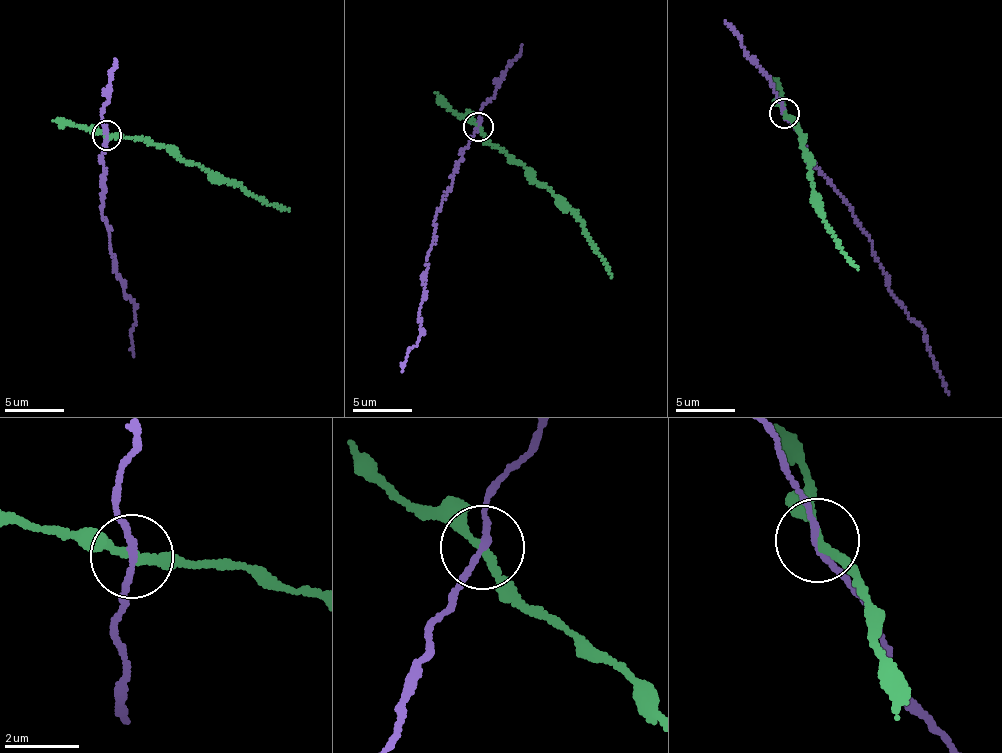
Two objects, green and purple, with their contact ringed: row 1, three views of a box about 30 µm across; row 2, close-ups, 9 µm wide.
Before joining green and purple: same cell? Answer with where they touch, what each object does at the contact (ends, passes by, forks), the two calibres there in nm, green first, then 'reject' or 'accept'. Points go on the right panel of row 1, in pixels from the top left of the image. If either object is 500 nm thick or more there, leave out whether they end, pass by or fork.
(784, 113) | green passes by | purple passes by | 190/150 nm | reject

